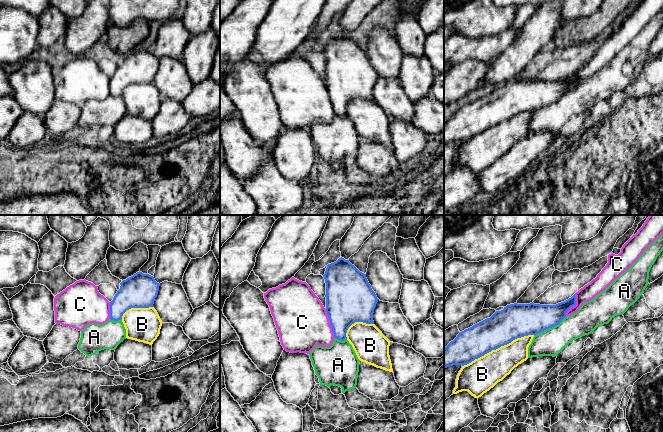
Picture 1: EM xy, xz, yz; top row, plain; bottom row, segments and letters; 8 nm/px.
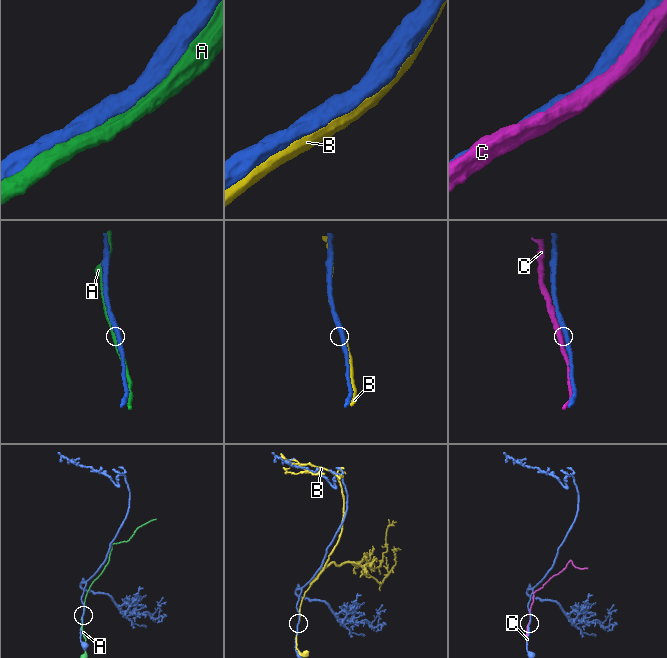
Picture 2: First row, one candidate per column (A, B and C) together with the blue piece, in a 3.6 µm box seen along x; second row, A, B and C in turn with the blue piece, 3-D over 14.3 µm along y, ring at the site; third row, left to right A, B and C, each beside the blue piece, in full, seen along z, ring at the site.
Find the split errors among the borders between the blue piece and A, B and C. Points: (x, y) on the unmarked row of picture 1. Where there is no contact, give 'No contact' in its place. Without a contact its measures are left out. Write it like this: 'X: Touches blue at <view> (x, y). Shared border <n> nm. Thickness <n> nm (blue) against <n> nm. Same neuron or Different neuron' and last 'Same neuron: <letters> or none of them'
A: Touches blue at yz (549, 103). Shared border 300 nm. Thickness 260 nm (blue) against 220 nm. Different neuron
B: Touches blue at yz (497, 124). Shared border 650 nm. Thickness 260 nm (blue) against 260 nm. Different neuron
C: Touches blue at xz (330, 99). Shared border 240 nm. Thickness 380 nm (blue) against 420 nm. Different neuron
Same neuron: none of them

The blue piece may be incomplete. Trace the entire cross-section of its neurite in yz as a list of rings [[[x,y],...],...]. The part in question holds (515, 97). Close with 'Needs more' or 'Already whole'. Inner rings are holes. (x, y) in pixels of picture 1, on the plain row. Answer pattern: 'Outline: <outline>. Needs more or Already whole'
Outline: [[[575,70],[568,76],[558,79],[556,81],[540,81],[534,80],[533,78],[530,80],[514,79],[507,81],[506,83],[504,83],[503,86],[496,87],[490,94],[487,94],[473,101],[472,103],[460,108],[457,113],[444,124],[444,145],[453,141],[467,141],[475,135],[478,135],[485,130],[491,128],[492,126],[496,126],[501,122],[511,119],[517,114],[528,111],[536,111],[546,105],[552,104],[558,101],[566,93],[566,88],[575,81]]]. Already whole

